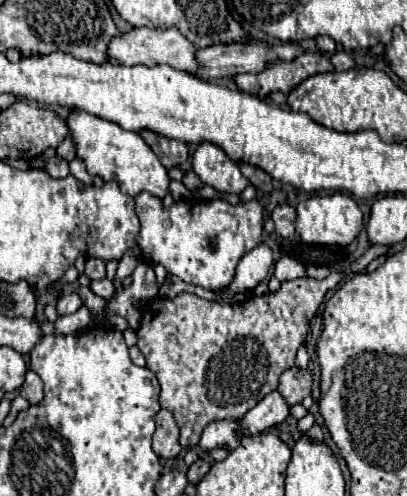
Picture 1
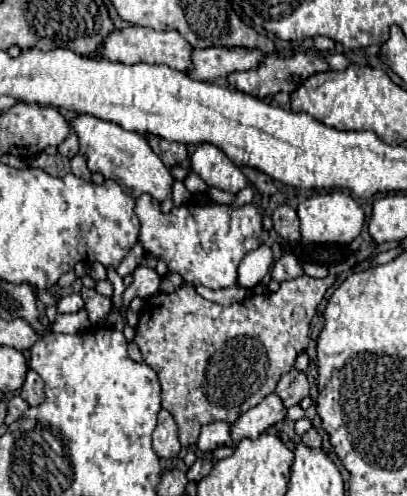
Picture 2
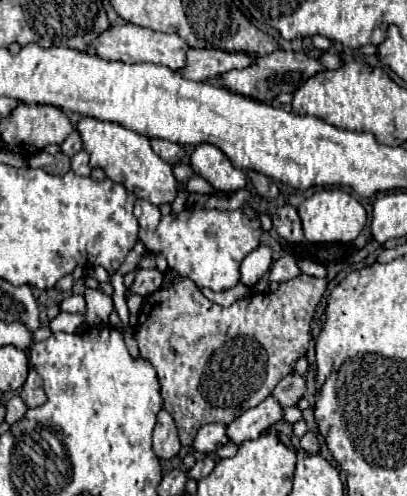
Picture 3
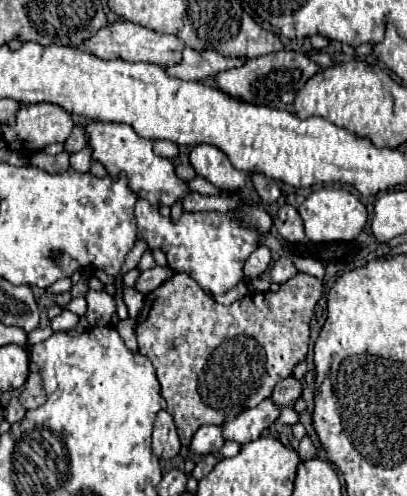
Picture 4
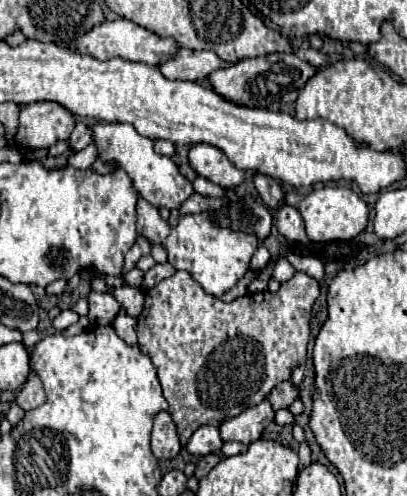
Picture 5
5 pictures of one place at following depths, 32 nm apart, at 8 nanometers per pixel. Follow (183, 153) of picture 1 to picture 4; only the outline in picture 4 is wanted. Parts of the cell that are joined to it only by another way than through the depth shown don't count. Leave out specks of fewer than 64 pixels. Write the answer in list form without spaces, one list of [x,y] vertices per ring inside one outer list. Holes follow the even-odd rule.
[[[154,140],[154,152],[162,158],[168,158],[168,160],[178,158],[178,146],[174,142],[168,142],[168,140]]]

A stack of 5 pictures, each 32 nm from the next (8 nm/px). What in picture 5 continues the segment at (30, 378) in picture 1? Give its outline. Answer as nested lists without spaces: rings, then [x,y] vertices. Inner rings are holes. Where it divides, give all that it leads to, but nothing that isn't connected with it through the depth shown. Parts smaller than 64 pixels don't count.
[[[32,372],[24,384],[24,388],[16,394],[16,402],[24,408],[24,410],[32,410],[38,408],[46,402],[46,394],[42,388],[42,380],[36,372]]]

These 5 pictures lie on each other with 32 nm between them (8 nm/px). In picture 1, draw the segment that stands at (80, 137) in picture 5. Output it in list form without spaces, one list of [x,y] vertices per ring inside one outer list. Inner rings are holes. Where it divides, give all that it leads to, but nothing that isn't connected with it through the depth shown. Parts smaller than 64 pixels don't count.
[[[70,136],[56,148],[56,154],[58,154],[58,158],[64,158],[64,160],[68,160],[68,162],[76,158],[76,154],[74,154],[74,144],[72,144],[72,138],[70,138]]]

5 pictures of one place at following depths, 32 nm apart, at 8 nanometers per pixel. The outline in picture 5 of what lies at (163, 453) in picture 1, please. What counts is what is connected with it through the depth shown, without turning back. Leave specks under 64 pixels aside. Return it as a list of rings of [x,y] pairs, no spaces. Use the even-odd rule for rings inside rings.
[[[160,412],[154,420],[152,430],[152,452],[156,458],[174,458],[180,452],[180,440],[176,434],[176,426],[168,412]]]

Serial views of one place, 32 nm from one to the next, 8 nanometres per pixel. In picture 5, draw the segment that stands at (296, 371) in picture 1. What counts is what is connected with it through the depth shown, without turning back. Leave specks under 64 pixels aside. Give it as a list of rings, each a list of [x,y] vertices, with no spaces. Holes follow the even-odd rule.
[[[284,380],[270,392],[268,400],[276,410],[280,410],[280,408],[288,408],[298,398],[298,394],[300,394],[300,386],[290,380]]]

